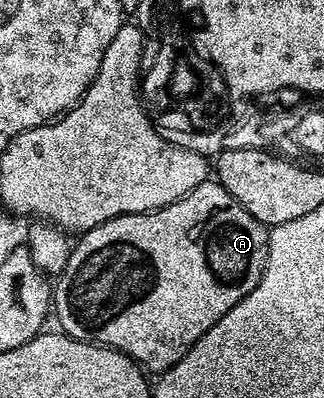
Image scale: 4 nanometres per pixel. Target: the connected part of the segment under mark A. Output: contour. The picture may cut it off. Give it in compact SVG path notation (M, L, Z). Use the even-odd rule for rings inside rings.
M207 180L203 184L199 184L199 188L195 188L187 196L158 210L148 210L145 214L115 216L95 228L84 231L78 237L81 239L78 242L76 239L75 245L70 249L65 270L56 279L55 293L51 298L55 318L57 314L57 322L61 325L58 327L69 337L80 342L95 342L98 346L109 346L112 350L123 352L146 372L170 370L176 362L183 360L183 356L189 349L216 322L223 320L223 316L227 316L227 312L231 312L231 308L235 308L235 304L239 304L239 300L243 300L243 296L247 296L247 292L251 292L251 288L255 288L255 284L259 284L267 264L269 231L270 227L255 220L255 216L251 216L251 212L247 212L247 208L243 208L243 204L239 204L239 200L235 200L231 196L231 192L227 192L227 188L223 188L216 180Z

